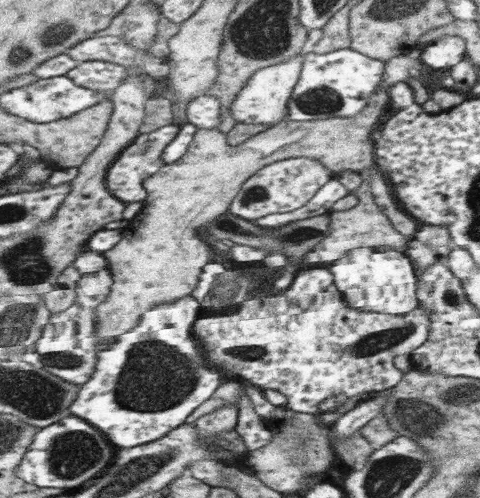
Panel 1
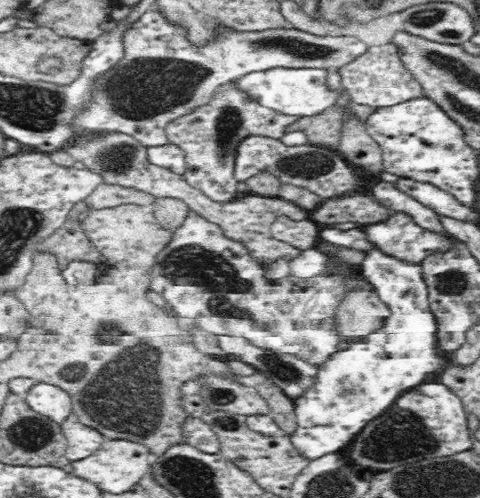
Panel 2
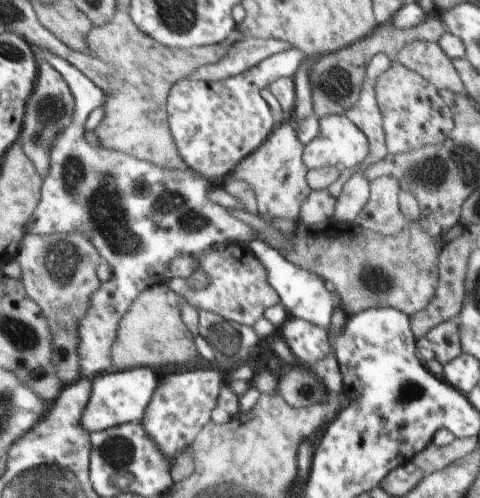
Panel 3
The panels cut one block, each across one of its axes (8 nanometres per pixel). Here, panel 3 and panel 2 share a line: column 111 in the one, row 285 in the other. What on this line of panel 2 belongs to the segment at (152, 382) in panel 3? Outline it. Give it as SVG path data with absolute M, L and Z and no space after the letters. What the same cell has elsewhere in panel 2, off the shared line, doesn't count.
M322 228L320 240L332 246L348 248L364 252L364 262L360 266L360 276L368 280L368 284L374 288L374 292L380 296L384 304L390 308L390 318L386 320L384 328L372 336L366 336L360 342L350 344L348 350L340 350L334 354L322 368L318 368L318 382L314 388L310 388L300 400L294 400L296 408L296 432L290 438L294 448L308 460L318 460L326 454L338 454L338 450L344 450L352 444L352 440L362 432L362 428L376 416L380 416L386 408L394 406L394 402L404 396L406 392L418 388L420 384L428 384L432 380L438 380L440 374L454 364L452 356L440 348L438 338L438 320L430 306L430 290L426 284L426 278L422 274L422 264L406 262L396 256L390 256L382 252L374 242L368 240L366 232L362 228L356 230L338 230L338 228Z

